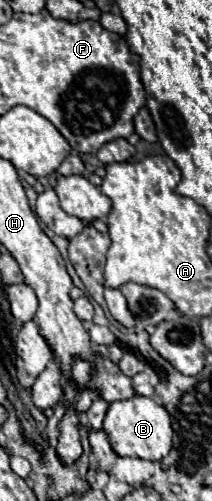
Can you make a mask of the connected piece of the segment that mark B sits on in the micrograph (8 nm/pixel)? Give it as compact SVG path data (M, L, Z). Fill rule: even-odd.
M142 395L110 403L108 413L104 417L104 433L108 435L112 449L120 457L140 457L148 461L160 461L162 457L166 457L168 451L172 449L172 435L174 435L168 411L154 399Z

